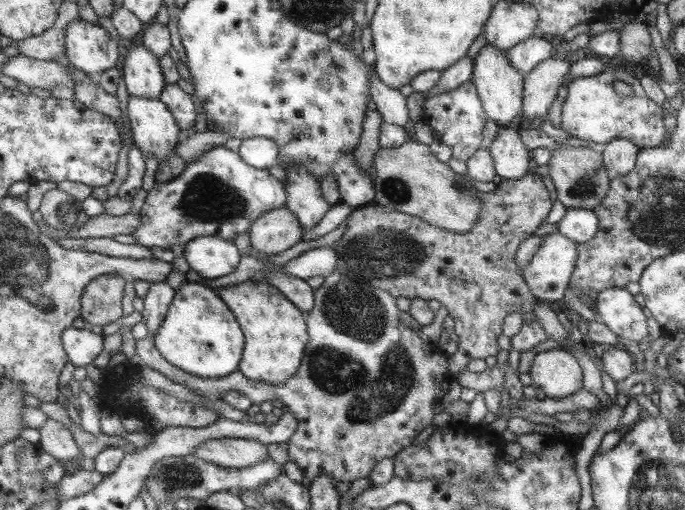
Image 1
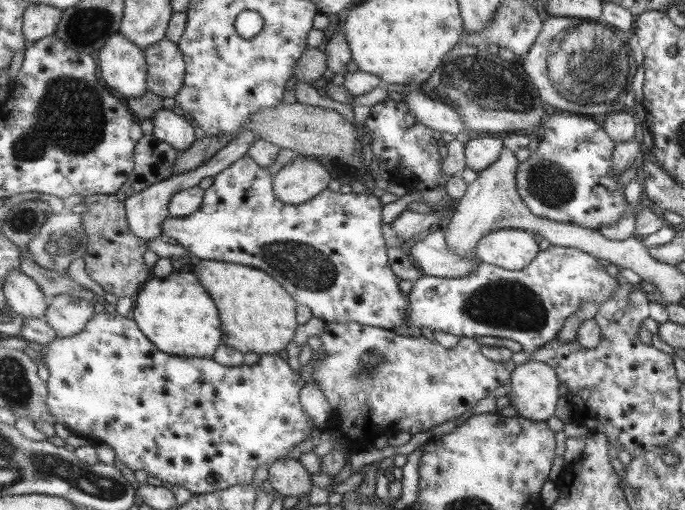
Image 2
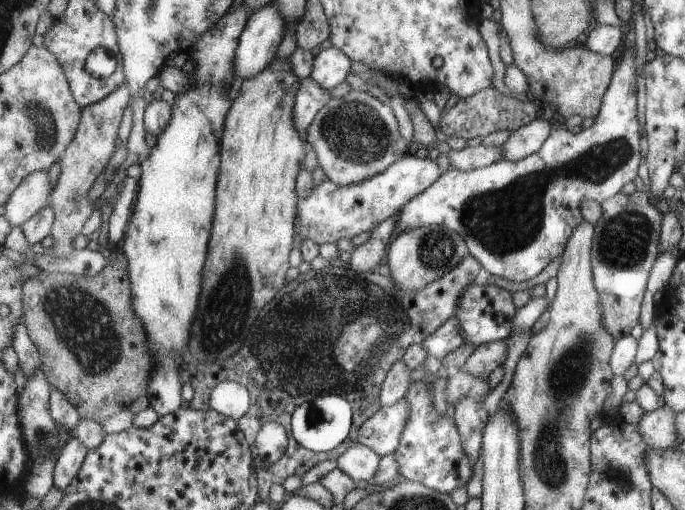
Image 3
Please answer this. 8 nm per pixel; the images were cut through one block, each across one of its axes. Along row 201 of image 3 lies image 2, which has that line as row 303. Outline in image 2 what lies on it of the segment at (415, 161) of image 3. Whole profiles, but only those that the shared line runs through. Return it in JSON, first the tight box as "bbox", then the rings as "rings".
{"bbox":[159,159,409,329],"rings":[[[237,159],[213,177],[212,184],[204,190],[201,204],[193,214],[185,218],[167,216],[159,224],[160,236],[183,245],[194,261],[217,260],[261,269],[278,281],[297,301],[297,305],[307,306],[311,315],[324,324],[357,322],[383,329],[404,326],[409,302],[407,295],[401,293],[399,280],[393,275],[388,256],[385,256],[378,196],[353,192],[343,194],[327,188],[305,203],[287,205],[277,200],[272,186],[272,175],[253,159]]]}

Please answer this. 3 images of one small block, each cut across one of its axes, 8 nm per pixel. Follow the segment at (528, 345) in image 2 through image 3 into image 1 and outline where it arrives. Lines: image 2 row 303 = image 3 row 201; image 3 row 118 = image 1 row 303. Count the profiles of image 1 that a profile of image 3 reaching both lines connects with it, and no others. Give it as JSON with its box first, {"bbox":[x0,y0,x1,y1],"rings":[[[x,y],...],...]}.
{"bbox":[594,287,645,343],"rings":[[[624,287],[606,288],[594,299],[597,318],[615,336],[638,343],[645,334],[645,316]]]}

